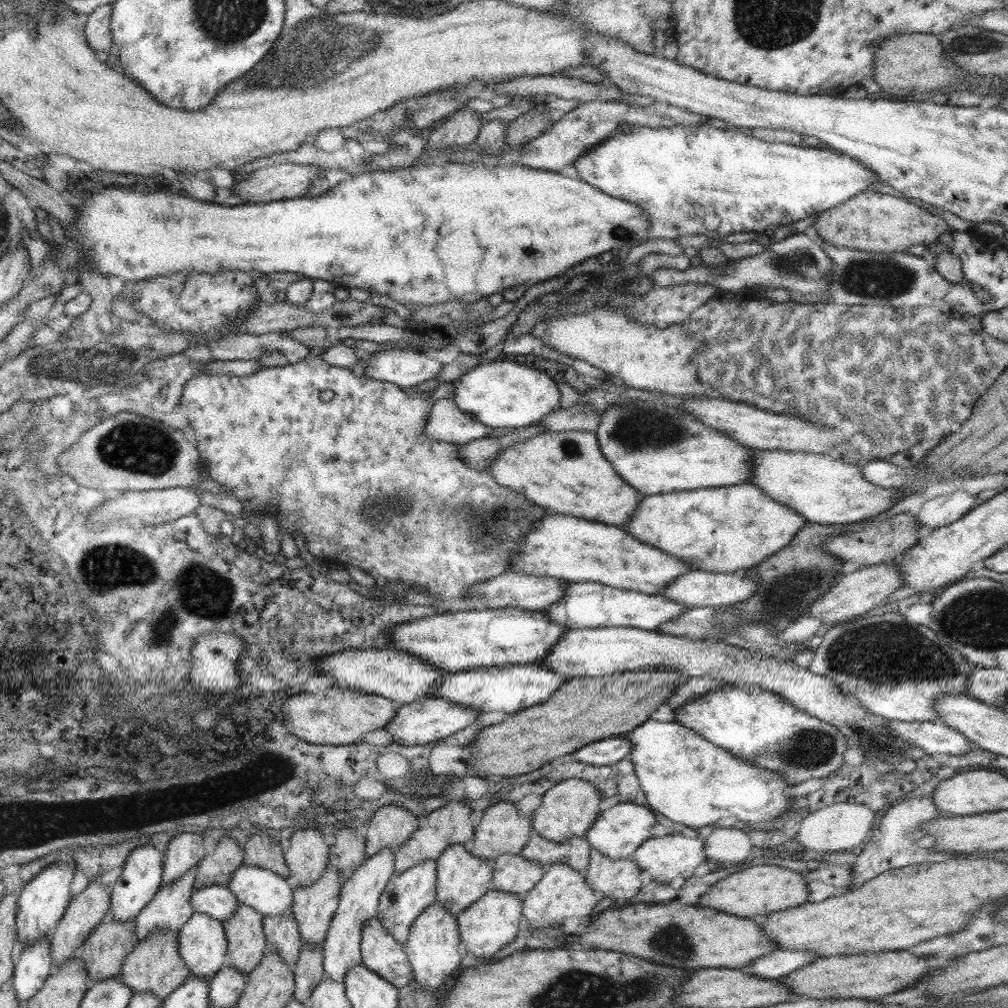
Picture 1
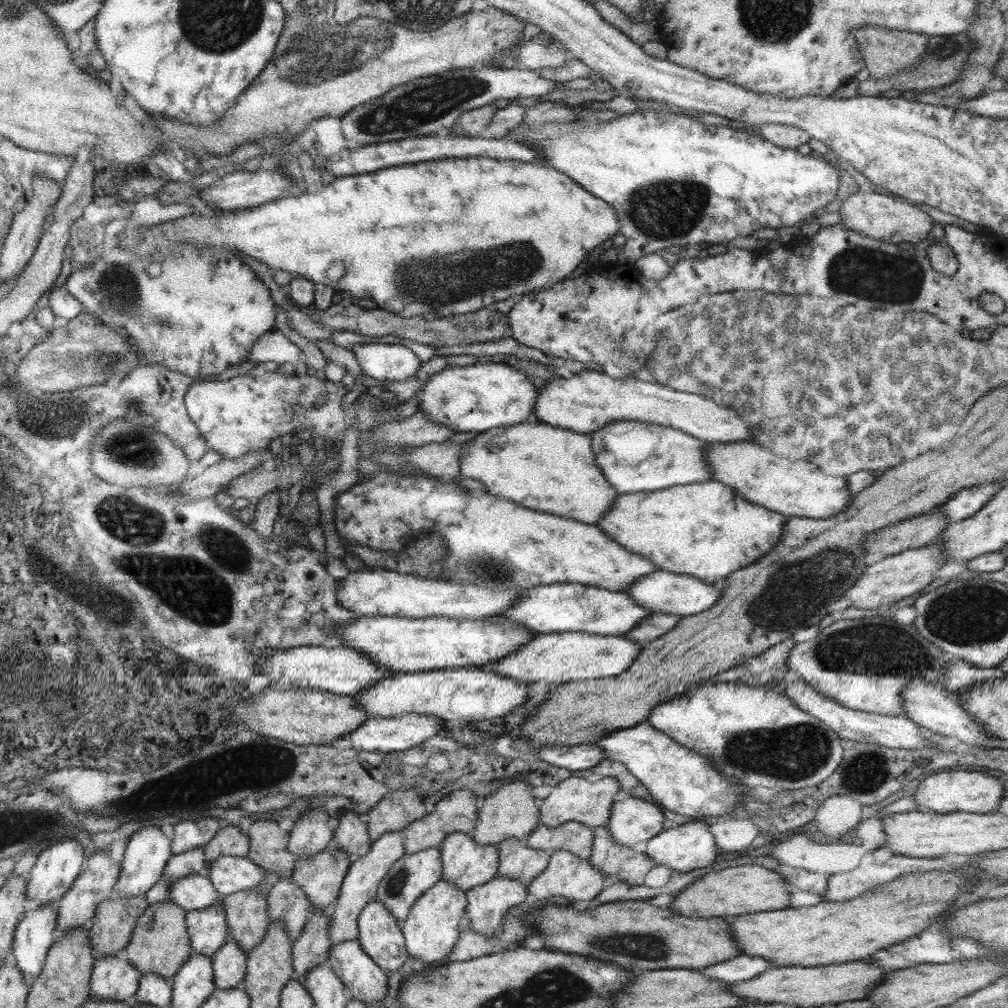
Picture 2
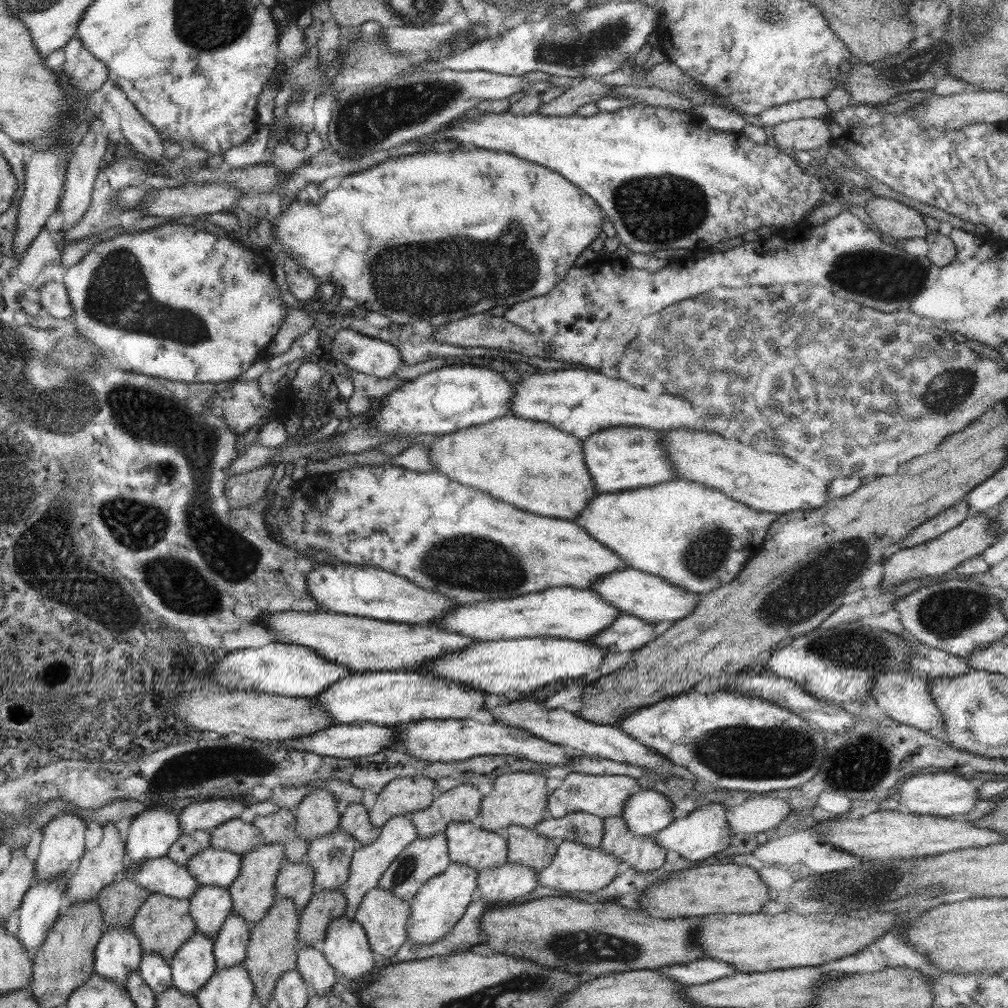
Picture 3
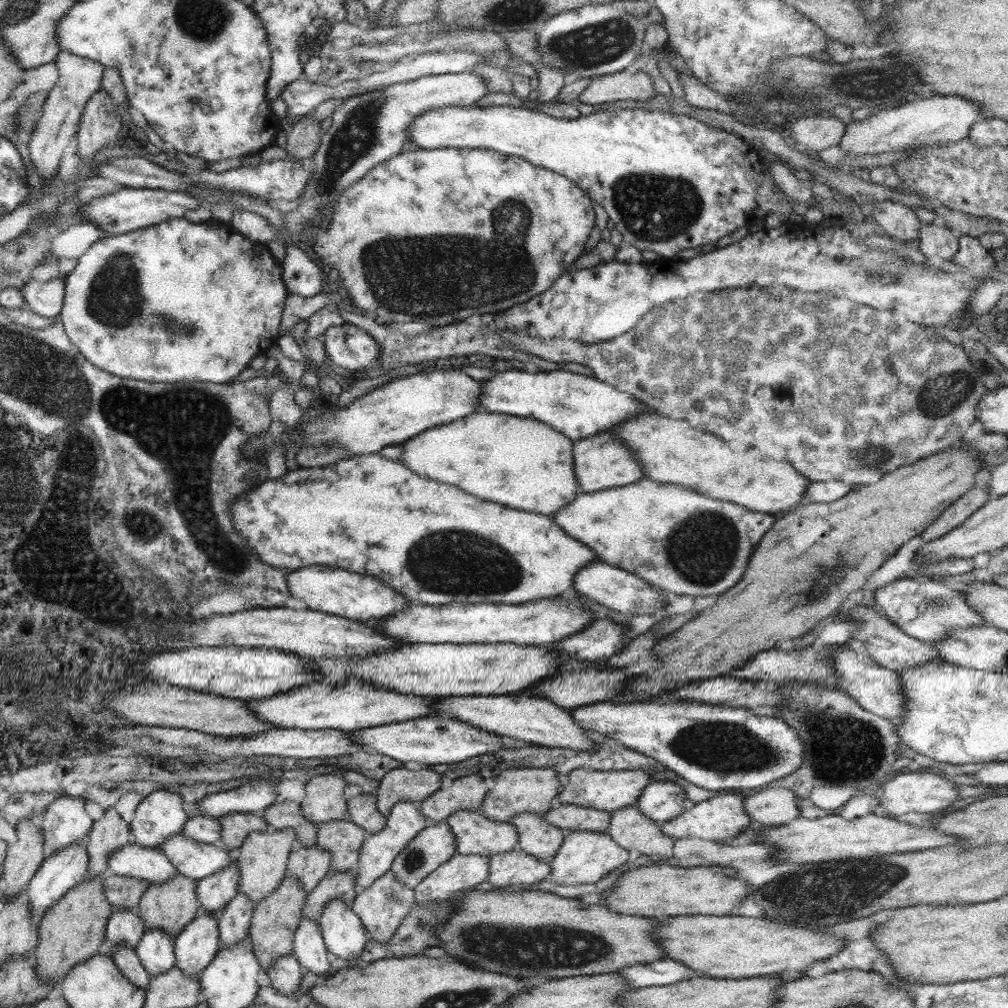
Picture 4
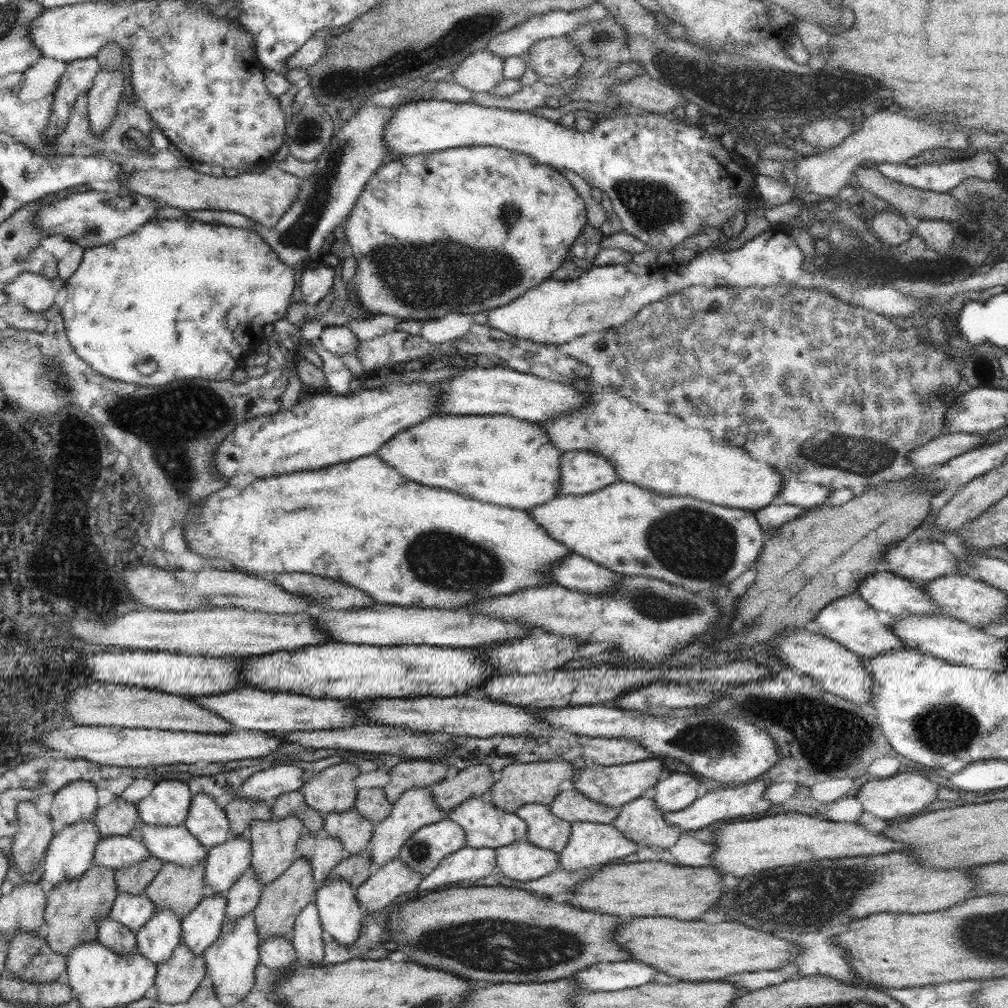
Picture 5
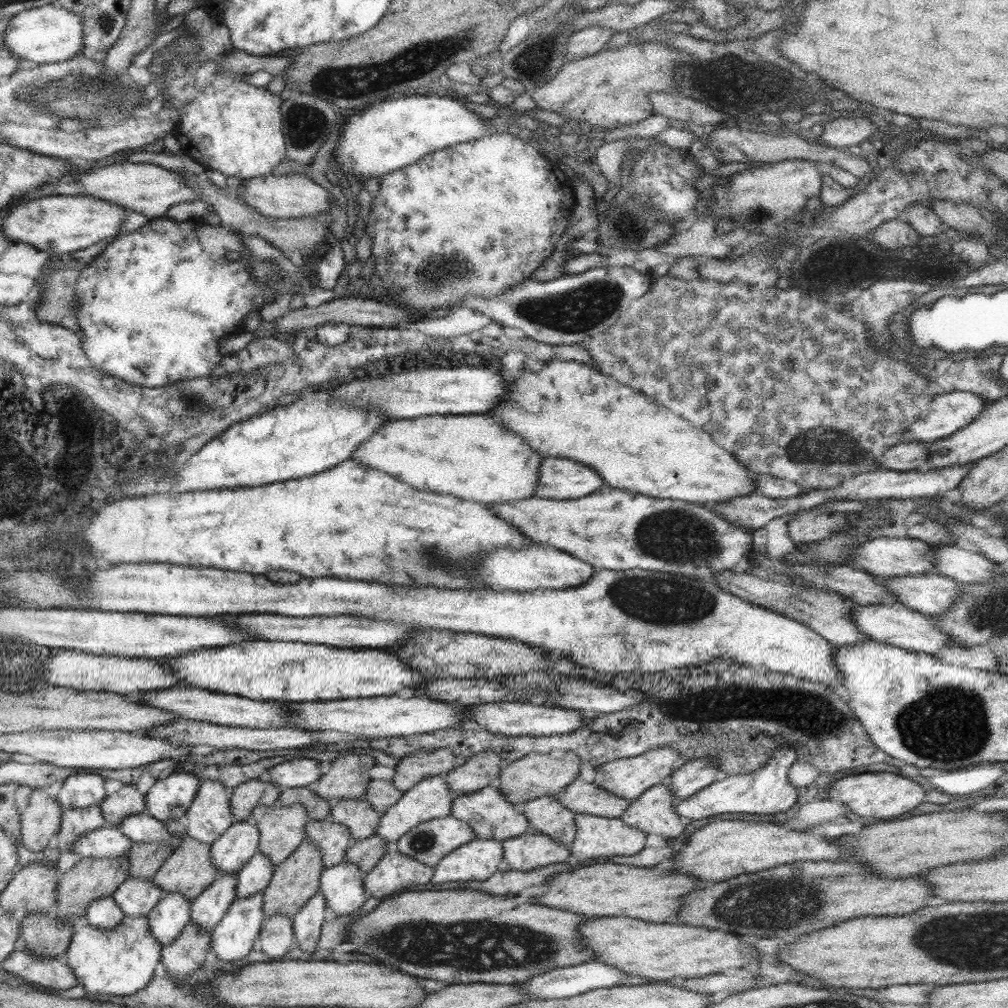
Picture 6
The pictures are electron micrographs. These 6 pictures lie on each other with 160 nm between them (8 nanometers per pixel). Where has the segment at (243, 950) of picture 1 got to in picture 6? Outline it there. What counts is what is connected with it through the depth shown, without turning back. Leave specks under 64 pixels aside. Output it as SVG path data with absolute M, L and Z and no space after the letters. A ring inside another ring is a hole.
M278 803L272 806L259 804L252 809L251 818L260 833L259 850L270 859L273 866L284 862L307 837L305 826L310 818L303 804L290 806L282 806Z

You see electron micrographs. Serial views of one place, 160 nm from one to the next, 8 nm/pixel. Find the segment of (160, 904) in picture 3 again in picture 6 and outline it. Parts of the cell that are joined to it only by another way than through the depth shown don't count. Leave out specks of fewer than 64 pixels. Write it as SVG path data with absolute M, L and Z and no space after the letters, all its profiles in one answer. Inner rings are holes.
M186 836L181 845L173 850L162 866L156 871L152 882L166 893L180 893L192 902L220 873L214 866L210 856L211 848L208 843Z

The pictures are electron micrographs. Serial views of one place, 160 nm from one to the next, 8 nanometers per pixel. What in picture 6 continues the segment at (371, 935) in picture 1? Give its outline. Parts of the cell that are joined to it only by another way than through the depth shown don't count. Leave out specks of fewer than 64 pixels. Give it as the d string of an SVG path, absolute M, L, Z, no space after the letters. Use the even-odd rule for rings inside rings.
M391 848L384 853L380 862L362 877L368 896L383 900L394 892L402 892L414 884L431 882L434 869L411 856Z

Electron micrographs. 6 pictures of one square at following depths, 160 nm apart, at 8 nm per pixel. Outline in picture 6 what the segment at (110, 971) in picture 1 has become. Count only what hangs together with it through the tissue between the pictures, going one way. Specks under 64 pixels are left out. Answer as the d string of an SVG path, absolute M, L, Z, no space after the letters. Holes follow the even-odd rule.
M133 842L127 852L129 876L152 881L162 863L173 853L166 843Z

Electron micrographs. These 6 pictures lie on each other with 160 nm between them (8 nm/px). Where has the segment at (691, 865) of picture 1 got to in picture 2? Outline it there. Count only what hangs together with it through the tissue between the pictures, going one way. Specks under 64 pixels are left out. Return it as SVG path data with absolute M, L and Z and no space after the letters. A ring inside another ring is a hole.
M692 820L690 824L681 824L660 831L647 842L646 853L656 865L666 865L671 871L685 873L695 868L710 866L716 858L718 848L714 835L703 820Z

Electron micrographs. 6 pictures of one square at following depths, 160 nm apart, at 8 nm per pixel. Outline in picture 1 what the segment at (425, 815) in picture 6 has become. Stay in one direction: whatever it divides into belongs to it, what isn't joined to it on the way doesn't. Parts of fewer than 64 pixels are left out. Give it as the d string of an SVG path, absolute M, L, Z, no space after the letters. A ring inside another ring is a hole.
M382 849L369 856L355 873L343 881L339 894L339 903L331 918L326 938L323 942L322 968L325 976L344 985L344 978L352 966L362 962L361 932L364 922L378 914L381 892L395 873L394 855L392 849Z

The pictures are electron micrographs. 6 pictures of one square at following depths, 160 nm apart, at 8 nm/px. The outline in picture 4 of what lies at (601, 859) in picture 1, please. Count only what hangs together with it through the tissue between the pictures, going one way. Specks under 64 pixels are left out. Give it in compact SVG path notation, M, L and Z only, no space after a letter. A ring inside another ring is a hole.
M636 803L614 810L606 832L627 851L638 850L644 856L664 860L673 854L675 840L642 814Z

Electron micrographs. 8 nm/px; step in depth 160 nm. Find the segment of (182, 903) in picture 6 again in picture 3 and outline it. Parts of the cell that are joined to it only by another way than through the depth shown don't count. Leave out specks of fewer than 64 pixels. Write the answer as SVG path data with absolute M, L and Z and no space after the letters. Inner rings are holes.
M141 953L139 971L142 980L154 994L160 994L173 986L169 961L156 953Z

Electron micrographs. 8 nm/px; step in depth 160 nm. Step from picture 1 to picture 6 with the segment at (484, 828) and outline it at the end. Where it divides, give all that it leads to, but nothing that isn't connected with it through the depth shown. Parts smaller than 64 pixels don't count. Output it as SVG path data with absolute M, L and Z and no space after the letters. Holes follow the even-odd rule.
M566 751L564 758L553 758L544 753L530 753L522 758L508 762L505 768L501 769L499 778L501 784L498 787L502 794L514 805L521 804L530 799L558 796L579 775L580 760L576 753Z

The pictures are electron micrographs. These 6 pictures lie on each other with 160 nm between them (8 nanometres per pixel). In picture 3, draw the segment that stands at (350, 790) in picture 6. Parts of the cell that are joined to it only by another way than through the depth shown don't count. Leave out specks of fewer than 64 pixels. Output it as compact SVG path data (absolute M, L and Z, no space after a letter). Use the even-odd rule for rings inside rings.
M316 789L304 796L298 809L293 812L296 834L310 842L317 836L334 832L341 821L336 809L337 802L336 797L325 789Z

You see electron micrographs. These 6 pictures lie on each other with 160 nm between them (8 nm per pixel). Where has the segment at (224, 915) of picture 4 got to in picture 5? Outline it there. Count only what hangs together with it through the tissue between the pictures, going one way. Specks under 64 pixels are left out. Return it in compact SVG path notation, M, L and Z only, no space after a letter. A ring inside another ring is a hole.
M252 868L245 870L244 874L227 890L225 896L227 920L232 922L252 913L259 903L262 887Z

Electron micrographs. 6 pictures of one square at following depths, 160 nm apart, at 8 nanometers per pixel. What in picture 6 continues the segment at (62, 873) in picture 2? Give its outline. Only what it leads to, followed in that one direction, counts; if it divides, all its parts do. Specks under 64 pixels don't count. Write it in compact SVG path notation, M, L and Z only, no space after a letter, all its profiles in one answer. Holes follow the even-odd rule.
M98 772L72 774L63 780L62 788L55 800L63 810L99 805L106 797L104 784L105 780L102 780Z

